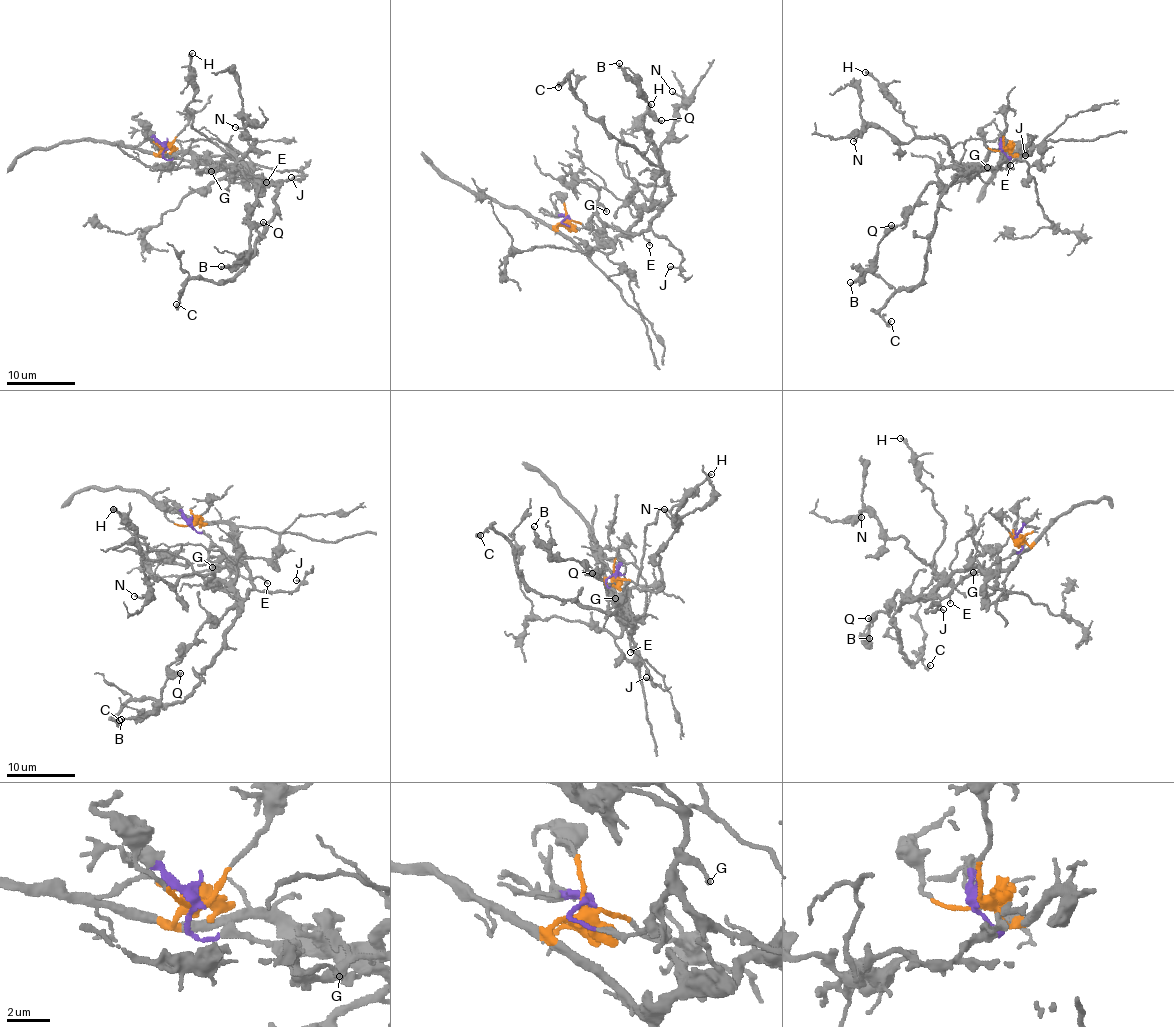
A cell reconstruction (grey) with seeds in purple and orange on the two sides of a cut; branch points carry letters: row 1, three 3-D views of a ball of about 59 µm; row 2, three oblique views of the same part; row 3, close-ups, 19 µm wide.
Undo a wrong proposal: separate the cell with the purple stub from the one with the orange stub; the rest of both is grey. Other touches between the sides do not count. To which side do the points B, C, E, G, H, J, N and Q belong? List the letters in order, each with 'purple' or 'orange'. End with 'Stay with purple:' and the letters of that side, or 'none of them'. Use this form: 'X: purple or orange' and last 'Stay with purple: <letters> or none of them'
B: orange
C: purple
E: purple
G: purple
H: orange
J: purple
N: orange
Q: orange
Stay with purple: C, E, G, J

